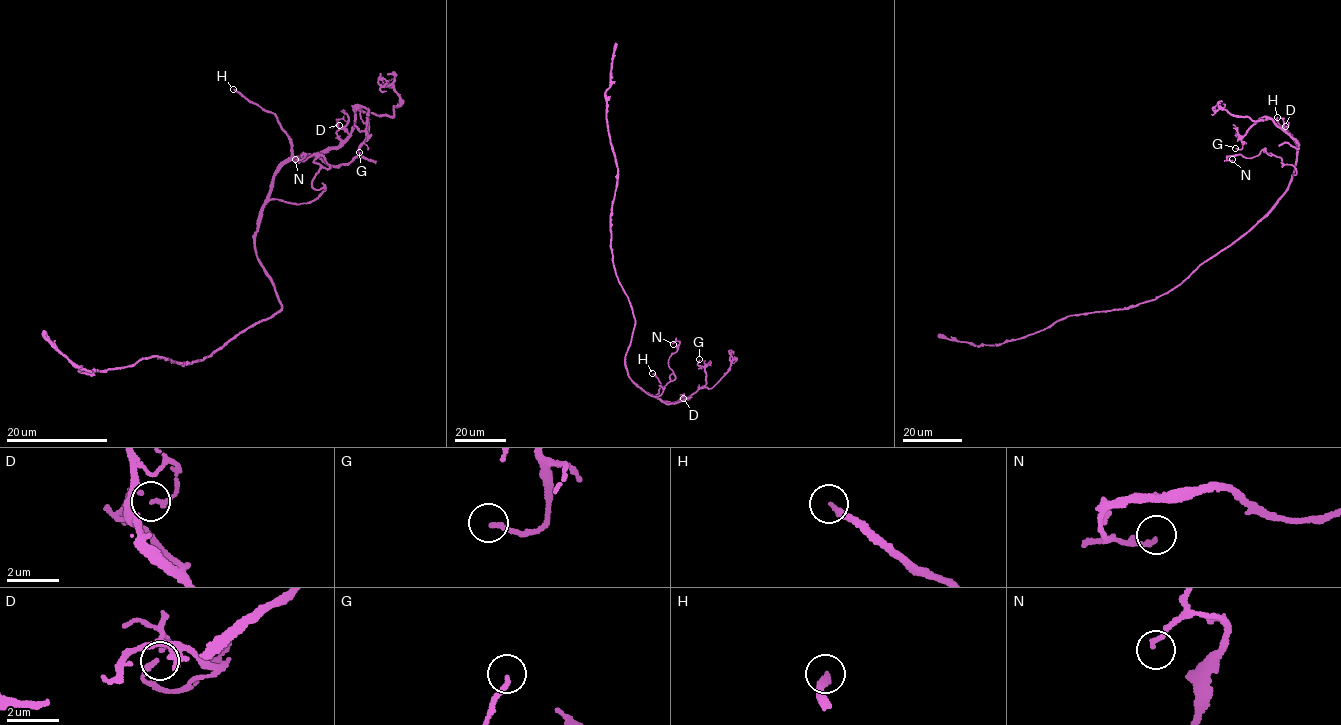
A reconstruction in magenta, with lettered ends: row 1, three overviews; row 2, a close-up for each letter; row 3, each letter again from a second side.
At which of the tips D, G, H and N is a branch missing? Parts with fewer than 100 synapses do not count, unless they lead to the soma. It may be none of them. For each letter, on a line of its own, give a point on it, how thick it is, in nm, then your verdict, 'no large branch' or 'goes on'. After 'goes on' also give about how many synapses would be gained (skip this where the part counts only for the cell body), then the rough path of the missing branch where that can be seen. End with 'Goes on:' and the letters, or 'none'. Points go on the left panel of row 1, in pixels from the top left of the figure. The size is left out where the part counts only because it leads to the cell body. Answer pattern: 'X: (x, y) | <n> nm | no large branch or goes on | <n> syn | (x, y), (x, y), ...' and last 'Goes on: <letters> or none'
D: (339, 125) | 170 nm | no large branch
G: (359, 152) | 170 nm | no large branch
H: (233, 89) | 220 nm | goes on
N: (295, 159) | 160 nm | no large branch
Goes on: H

